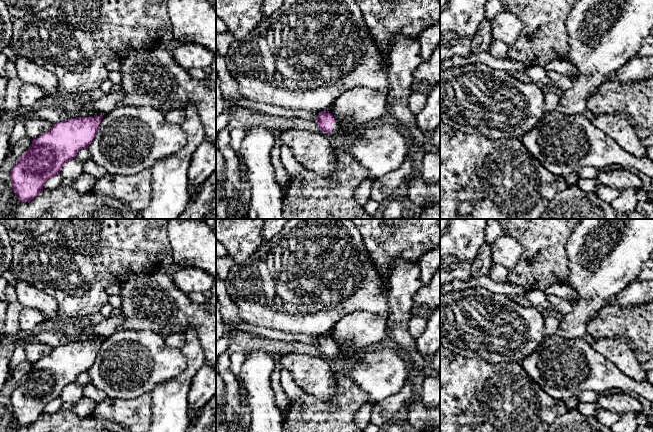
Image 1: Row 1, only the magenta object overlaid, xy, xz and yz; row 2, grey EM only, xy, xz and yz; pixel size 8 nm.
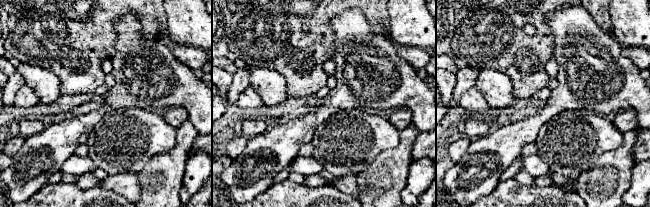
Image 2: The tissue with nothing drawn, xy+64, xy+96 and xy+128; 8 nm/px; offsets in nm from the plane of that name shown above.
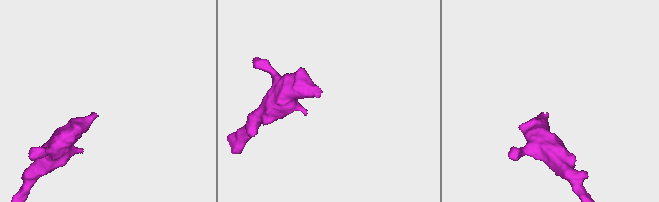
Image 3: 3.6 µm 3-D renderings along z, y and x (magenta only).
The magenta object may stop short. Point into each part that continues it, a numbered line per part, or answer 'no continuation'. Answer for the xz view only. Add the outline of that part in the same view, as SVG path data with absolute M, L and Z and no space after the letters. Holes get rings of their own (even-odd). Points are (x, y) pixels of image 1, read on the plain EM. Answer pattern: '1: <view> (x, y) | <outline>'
1: xz (380, 372) | M335 342L329 359L350 364L349 377L368 395L368 403L384 400L402 390L408 382L410 364L391 342L373 346L356 360L344 358Z

